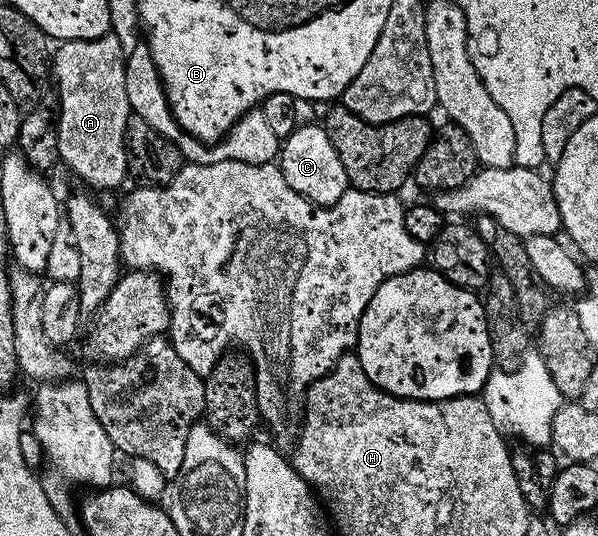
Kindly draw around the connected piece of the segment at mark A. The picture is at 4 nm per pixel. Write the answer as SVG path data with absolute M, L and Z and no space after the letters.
M113 32L106 33L92 41L64 41L58 46L59 50L53 53L53 85L59 88L59 105L57 104L57 124L59 127L59 159L65 166L69 165L73 172L77 173L83 180L99 189L115 189L123 180L128 180L127 152L125 151L125 127L127 121L132 117L129 107L129 95L125 95L125 56L121 43L118 42Z

